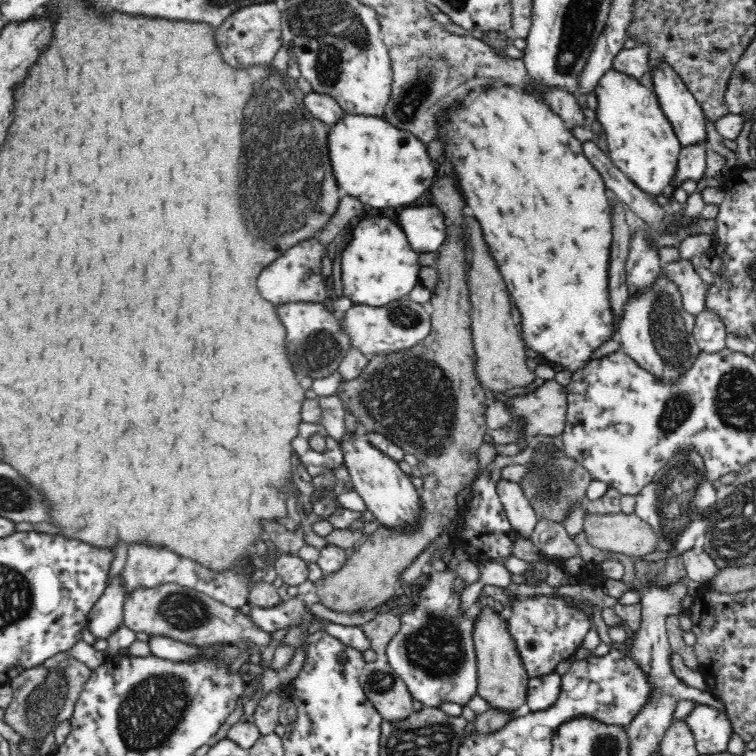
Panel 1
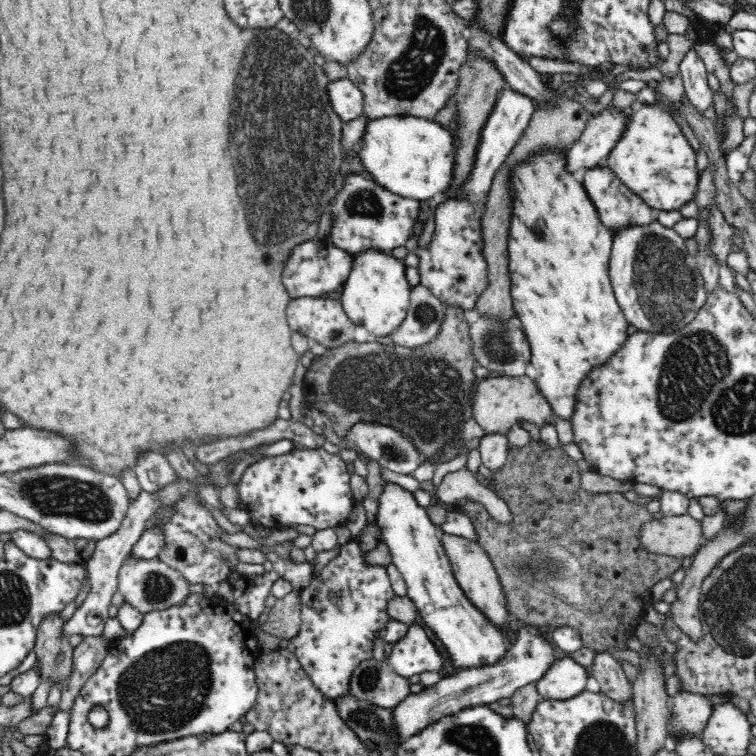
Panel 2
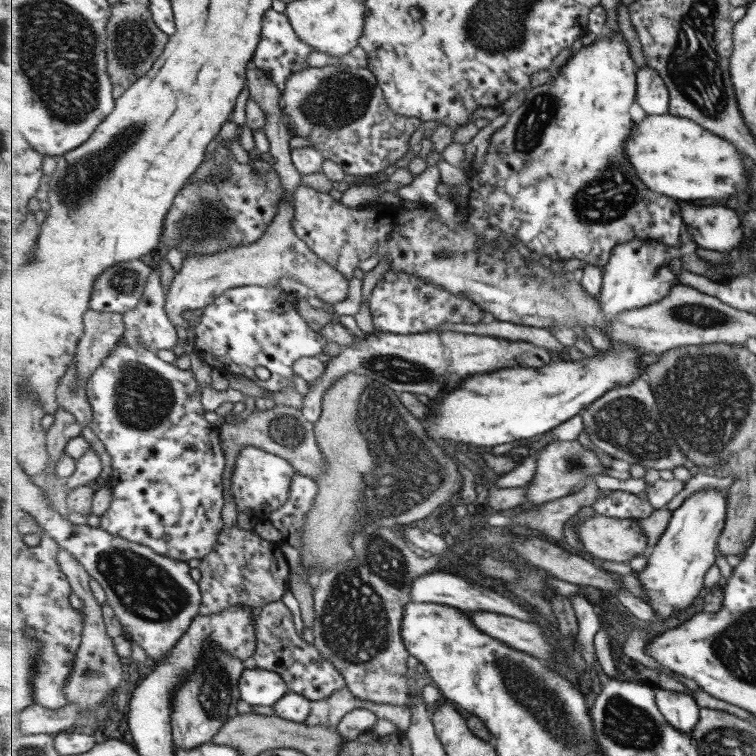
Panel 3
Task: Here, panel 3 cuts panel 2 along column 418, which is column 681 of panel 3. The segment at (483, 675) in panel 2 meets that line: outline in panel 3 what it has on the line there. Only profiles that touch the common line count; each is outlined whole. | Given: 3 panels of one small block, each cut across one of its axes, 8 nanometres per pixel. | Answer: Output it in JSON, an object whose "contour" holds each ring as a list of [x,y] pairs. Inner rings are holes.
{"contour":[[[658,689],[656,695],[657,704],[665,718],[682,733],[693,732],[699,724],[702,708],[691,693]]]}

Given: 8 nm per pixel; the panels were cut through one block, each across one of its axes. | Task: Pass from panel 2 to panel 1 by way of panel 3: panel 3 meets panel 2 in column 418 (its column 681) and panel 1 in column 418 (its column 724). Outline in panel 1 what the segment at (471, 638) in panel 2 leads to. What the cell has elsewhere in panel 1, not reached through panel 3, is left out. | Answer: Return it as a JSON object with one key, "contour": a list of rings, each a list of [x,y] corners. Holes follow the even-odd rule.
{"contour":[[[347,433],[341,442],[343,464],[345,464],[353,490],[356,491],[365,502],[366,508],[373,515],[374,520],[393,532],[410,534],[416,528],[422,526],[424,518],[424,505],[416,486],[412,484],[410,475],[402,472],[398,462],[382,454],[365,439],[365,435],[356,436],[355,433]]]}

